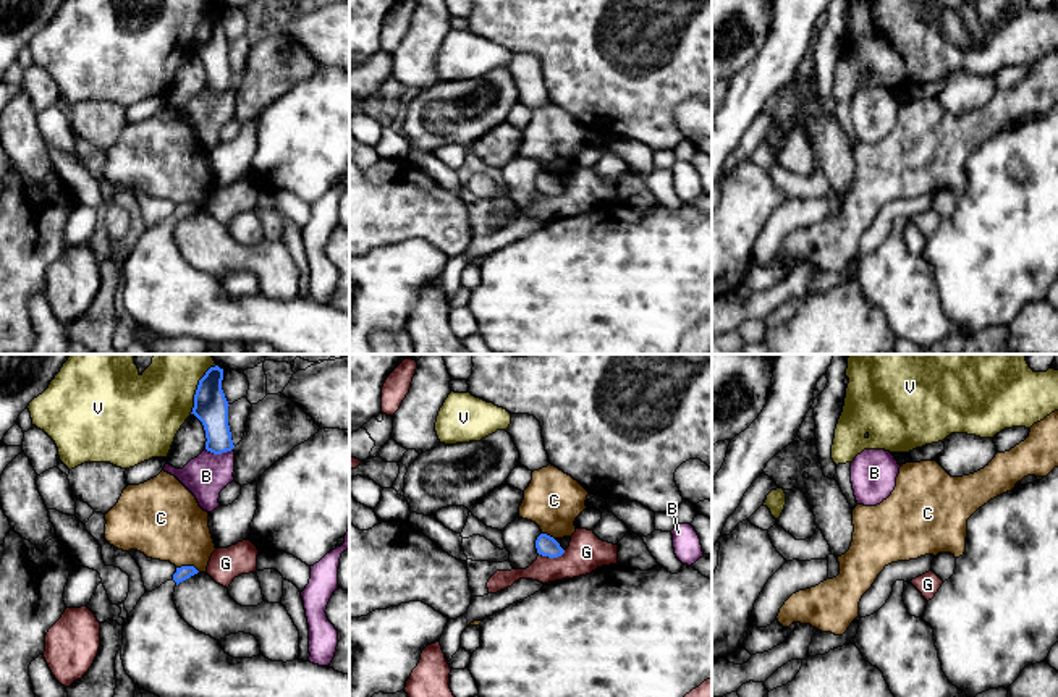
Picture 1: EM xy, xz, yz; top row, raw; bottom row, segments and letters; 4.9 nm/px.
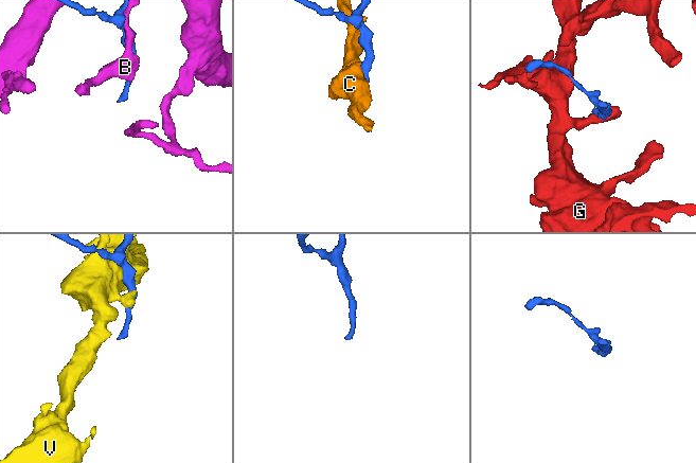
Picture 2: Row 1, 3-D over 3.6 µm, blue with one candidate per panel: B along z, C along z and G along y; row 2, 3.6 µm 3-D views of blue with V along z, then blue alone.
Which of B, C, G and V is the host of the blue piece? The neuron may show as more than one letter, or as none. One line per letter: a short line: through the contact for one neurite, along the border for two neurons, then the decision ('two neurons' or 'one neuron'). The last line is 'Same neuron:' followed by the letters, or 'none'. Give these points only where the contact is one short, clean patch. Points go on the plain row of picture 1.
B: two neurons
C: two neurons
G: xz (565, 188), (557, 194), (539, 193) | two neurons
V: two neurons
Same neuron: none

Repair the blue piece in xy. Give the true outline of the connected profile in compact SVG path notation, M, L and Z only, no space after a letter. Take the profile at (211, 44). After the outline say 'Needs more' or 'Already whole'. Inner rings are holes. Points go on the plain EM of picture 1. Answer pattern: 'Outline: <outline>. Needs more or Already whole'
Outline: M210 5L199 18L193 50L204 63L205 87L222 92L235 86L228 63L228 39L222 27L223 6Z. Already whole

